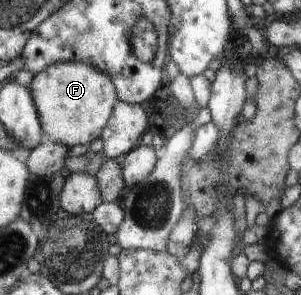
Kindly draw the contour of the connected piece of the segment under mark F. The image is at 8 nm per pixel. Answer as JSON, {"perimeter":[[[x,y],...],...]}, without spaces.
{"perimeter":[[[80,62],[56,63],[33,75],[29,85],[32,101],[39,111],[45,139],[66,147],[88,145],[103,131],[118,105],[115,82],[107,73]]]}

